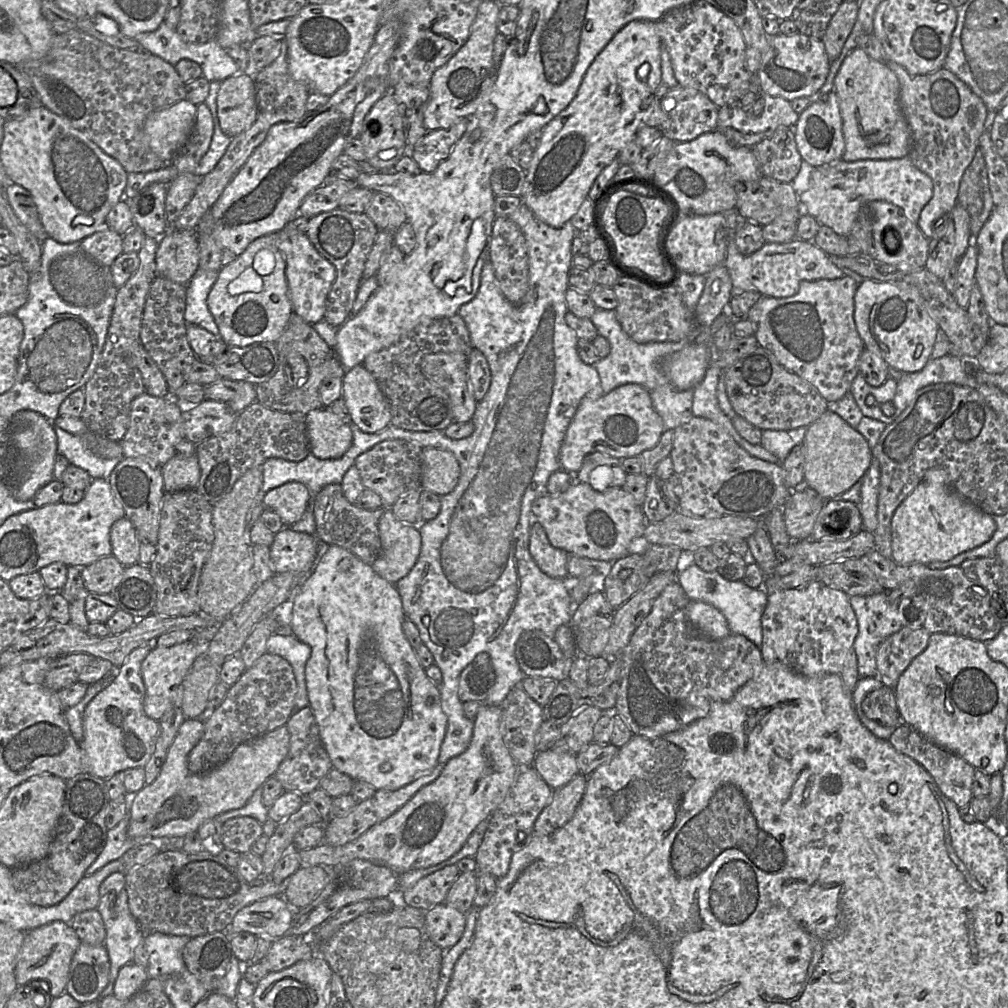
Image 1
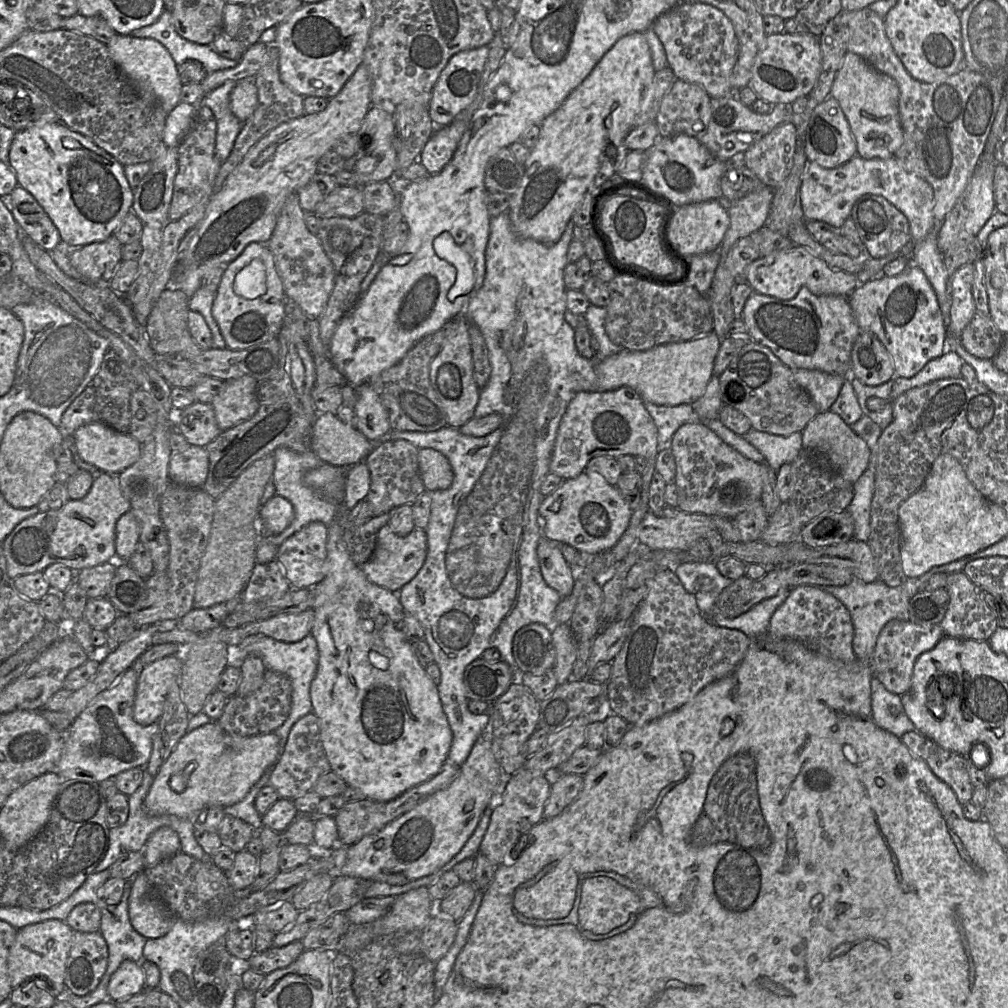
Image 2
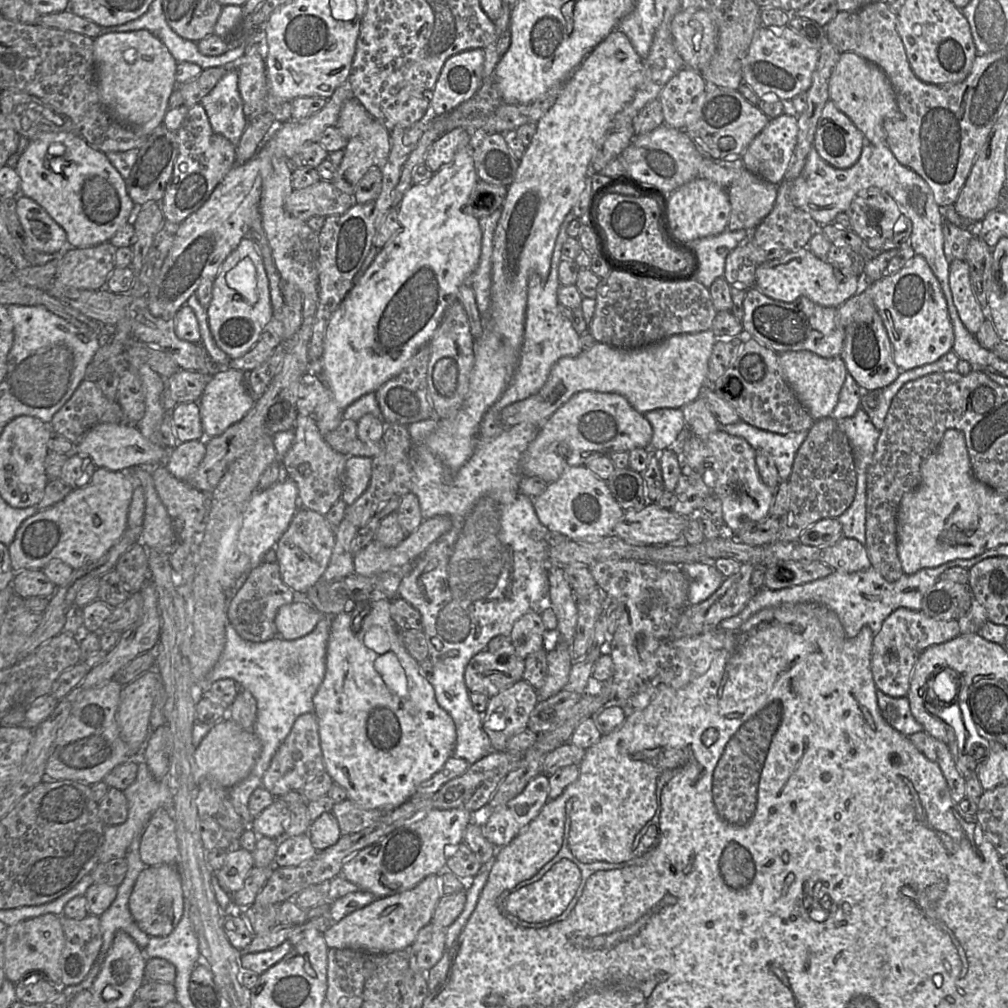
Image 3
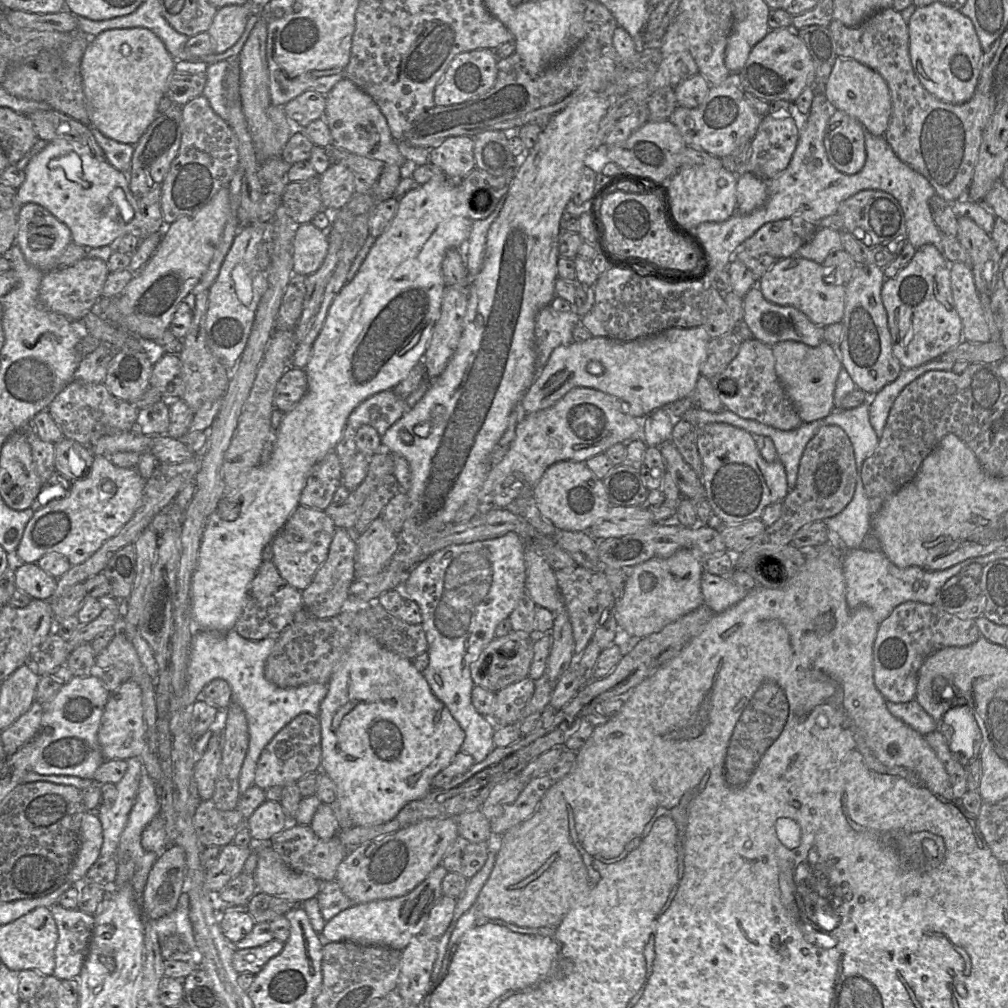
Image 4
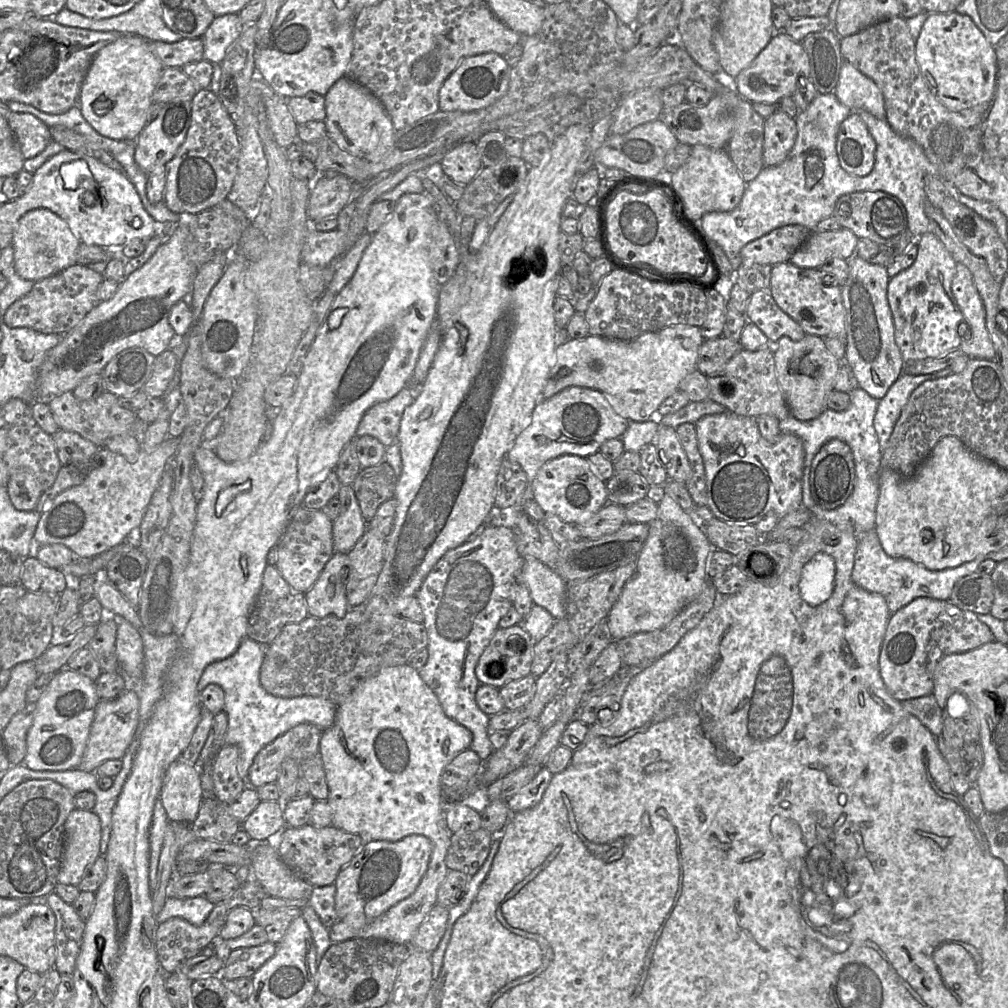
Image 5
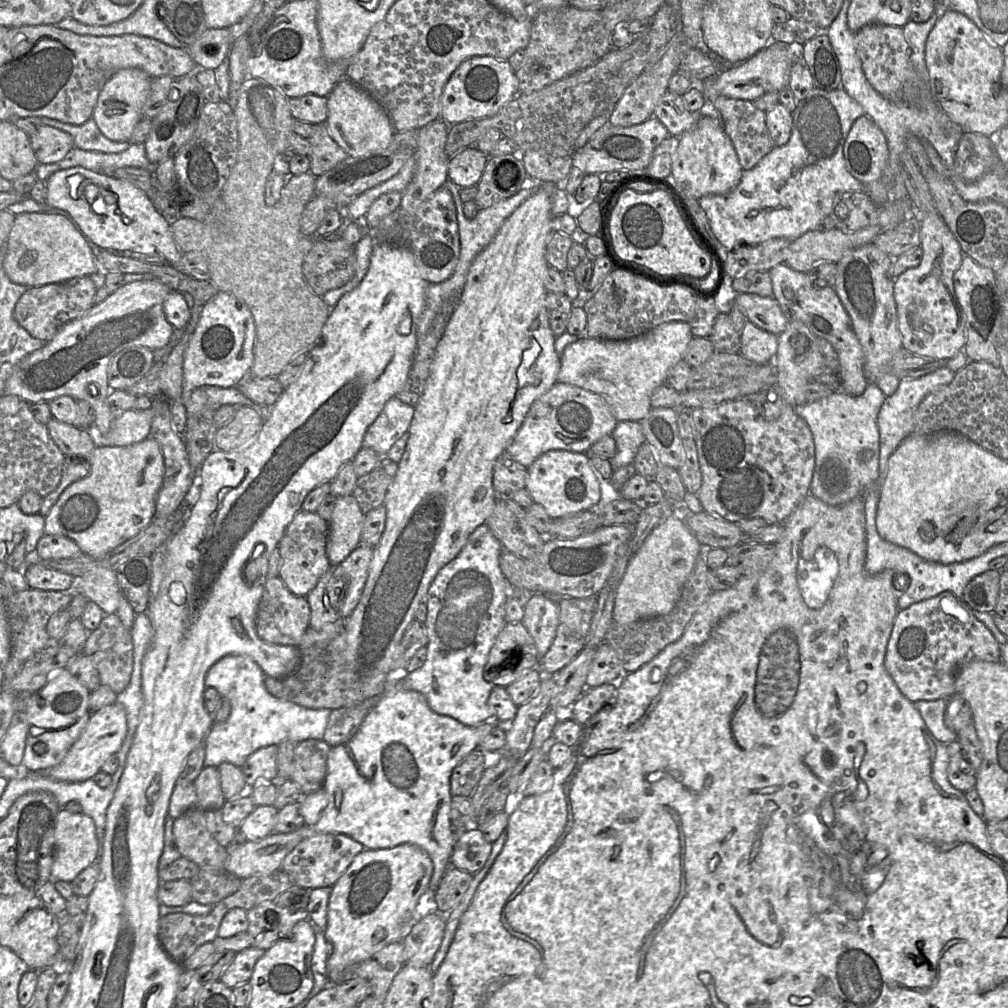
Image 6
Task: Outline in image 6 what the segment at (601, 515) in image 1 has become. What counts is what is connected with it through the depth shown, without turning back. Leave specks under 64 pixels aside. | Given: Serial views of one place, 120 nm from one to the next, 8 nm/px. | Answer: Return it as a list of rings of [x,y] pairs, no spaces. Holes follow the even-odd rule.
[[[547,451],[527,468],[527,473],[525,489],[533,502],[541,504],[552,519],[592,509],[600,500],[600,477],[591,466],[586,453]]]

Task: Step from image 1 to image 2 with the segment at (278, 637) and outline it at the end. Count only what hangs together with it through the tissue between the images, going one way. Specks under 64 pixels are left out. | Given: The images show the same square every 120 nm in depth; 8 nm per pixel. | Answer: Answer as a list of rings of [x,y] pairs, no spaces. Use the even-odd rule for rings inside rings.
[[[308,634],[298,642],[283,642],[269,636],[251,635],[238,645],[228,646],[228,648],[230,653],[228,666],[240,669],[245,658],[248,655],[255,654],[262,659],[266,670],[284,674],[290,679],[292,685],[290,713],[285,722],[274,731],[279,737],[282,747],[284,747],[293,724],[301,717],[312,712],[310,685],[318,665],[318,648],[315,638],[312,634]]]

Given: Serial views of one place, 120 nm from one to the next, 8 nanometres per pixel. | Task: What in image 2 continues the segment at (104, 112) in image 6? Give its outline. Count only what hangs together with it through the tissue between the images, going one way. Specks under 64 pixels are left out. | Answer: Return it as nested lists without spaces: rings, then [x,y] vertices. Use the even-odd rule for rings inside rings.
[[[115,34],[107,47],[124,77],[142,98],[156,99],[167,114],[180,103],[183,84],[178,75],[177,64],[160,42],[152,38]]]

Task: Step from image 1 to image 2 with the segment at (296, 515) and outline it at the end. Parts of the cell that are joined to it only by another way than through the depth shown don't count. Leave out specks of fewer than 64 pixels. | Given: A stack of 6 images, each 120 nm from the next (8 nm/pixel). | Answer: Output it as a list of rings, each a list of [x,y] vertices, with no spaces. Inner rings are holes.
[[[274,495],[259,508],[258,516],[270,533],[279,534],[293,521],[294,509],[285,497]]]

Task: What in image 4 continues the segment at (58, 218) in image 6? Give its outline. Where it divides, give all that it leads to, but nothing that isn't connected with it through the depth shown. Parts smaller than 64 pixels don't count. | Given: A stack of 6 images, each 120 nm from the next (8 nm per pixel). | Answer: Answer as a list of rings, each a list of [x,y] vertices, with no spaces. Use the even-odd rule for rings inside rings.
[[[27,203],[21,207],[16,245],[20,248],[27,263],[43,272],[56,269],[56,261],[71,242],[71,231],[68,226],[59,221],[46,208],[35,203]]]

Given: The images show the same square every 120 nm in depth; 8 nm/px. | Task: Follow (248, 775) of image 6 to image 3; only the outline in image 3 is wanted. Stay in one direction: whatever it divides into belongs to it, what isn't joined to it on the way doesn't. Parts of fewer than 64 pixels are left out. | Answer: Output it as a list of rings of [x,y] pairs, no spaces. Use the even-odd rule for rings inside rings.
[[[314,712],[305,713],[296,719],[290,733],[272,757],[263,775],[262,786],[276,799],[290,791],[301,791],[308,780],[324,770],[318,720]]]

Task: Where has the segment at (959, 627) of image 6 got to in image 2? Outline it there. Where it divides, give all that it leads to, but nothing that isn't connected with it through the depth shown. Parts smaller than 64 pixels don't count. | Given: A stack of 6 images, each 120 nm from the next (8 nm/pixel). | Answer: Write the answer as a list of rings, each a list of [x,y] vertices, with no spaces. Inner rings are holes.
[[[890,620],[885,624],[878,636],[871,659],[874,676],[888,691],[903,695],[911,686],[913,668],[917,658],[922,653],[934,648],[943,636],[944,632],[940,624],[920,626],[910,621]]]

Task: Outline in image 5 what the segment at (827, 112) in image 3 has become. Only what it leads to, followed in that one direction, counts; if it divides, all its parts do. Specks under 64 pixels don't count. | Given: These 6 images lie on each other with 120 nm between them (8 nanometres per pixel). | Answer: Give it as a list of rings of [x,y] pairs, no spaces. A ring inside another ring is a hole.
[[[857,112],[840,124],[836,152],[841,167],[855,176],[868,175],[875,162],[876,143]]]

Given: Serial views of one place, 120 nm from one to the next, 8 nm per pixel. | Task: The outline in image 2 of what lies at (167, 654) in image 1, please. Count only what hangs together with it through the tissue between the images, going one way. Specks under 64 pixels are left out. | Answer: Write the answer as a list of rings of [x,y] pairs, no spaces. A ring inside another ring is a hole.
[[[182,654],[163,657],[144,666],[138,673],[133,719],[142,726],[160,719],[167,694],[182,672]]]

